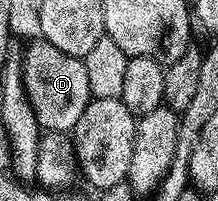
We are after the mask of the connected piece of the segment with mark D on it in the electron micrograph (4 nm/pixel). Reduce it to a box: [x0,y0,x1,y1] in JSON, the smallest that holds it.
[24,40,93,131]

